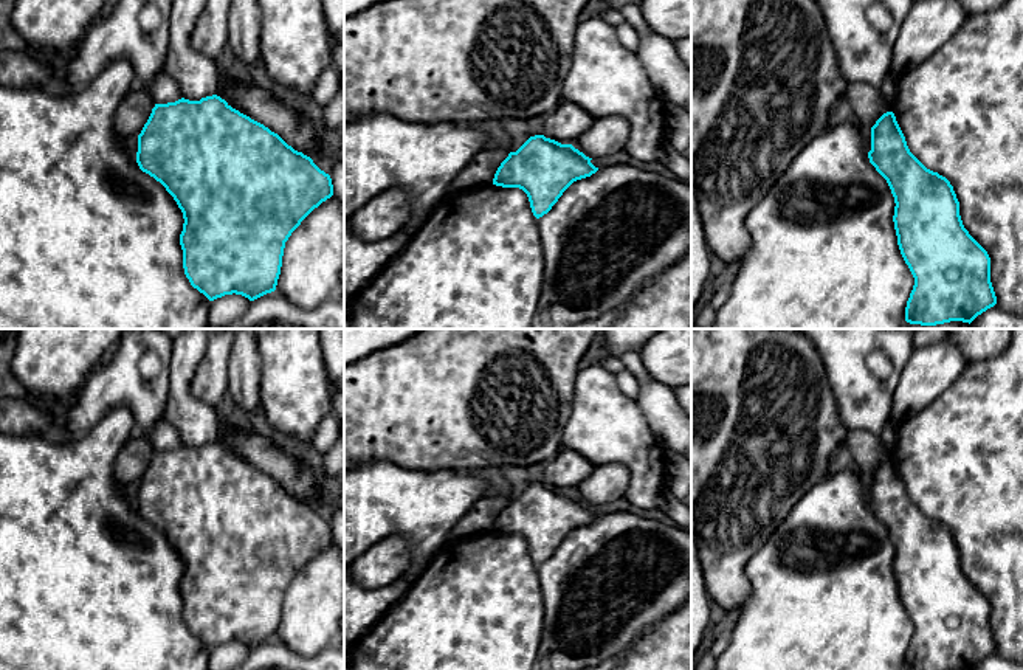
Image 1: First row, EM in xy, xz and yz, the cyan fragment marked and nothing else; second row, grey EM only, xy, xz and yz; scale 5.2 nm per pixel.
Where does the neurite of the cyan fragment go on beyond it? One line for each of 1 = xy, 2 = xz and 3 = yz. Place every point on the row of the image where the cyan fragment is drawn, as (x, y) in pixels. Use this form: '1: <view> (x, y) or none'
1: none
2: none
3: none

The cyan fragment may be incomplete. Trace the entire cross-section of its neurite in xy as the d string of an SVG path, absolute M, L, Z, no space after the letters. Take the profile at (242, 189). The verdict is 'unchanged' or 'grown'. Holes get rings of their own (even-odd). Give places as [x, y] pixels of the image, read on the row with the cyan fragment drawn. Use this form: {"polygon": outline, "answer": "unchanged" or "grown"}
{"polygon": "M217 95L200 101L181 98L155 104L138 135L136 163L166 188L181 209L184 223L180 245L184 275L209 301L232 293L254 301L274 292L285 242L315 208L333 195L330 175L310 157L294 150L277 133L232 109Z", "answer": "unchanged"}

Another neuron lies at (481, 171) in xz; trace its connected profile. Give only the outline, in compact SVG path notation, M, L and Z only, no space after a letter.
M504 147L482 149L454 178L451 183L451 192L459 194L491 185L498 168L508 157L508 154L510 150Z

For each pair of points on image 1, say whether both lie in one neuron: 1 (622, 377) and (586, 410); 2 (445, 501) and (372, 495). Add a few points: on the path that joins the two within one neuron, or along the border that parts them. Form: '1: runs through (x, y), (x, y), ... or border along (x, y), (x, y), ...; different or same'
1: border along (614, 376), (616, 385), (634, 400); different
2: runs through (427, 501), (391, 501); same

